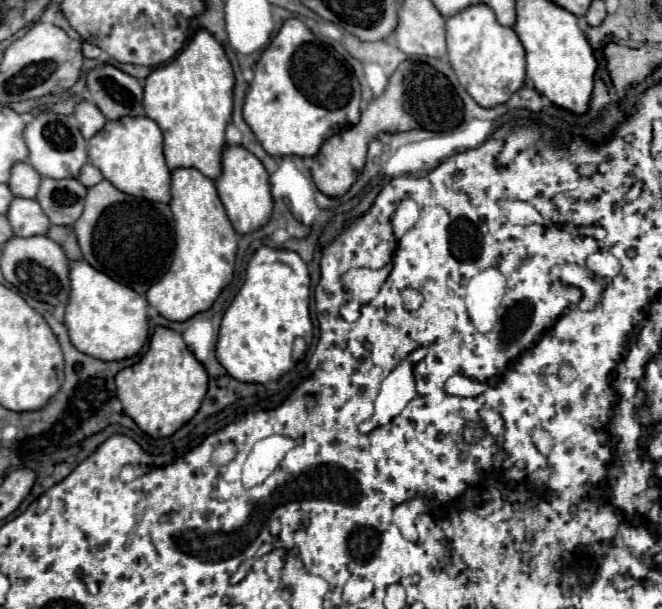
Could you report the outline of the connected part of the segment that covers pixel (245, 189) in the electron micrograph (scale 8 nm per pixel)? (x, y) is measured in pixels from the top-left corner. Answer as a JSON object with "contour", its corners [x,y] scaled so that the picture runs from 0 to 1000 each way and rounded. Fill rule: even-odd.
{"contour":[[[343,241],[337,248],[337,278],[334,287],[325,294],[325,307],[334,333],[340,337],[343,356],[361,386],[382,383],[406,366],[412,350],[406,284],[382,251],[367,241]]]}

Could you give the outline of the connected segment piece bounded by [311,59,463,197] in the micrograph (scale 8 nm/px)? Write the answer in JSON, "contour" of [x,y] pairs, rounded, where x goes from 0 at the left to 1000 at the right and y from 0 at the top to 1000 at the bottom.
{"contour":[[[618,97],[600,110],[600,120],[591,126],[585,140],[585,149],[554,172],[539,205],[530,205],[518,212],[512,222],[503,222],[497,232],[491,232],[482,255],[473,258],[473,274],[470,274],[473,297],[479,310],[494,323],[518,323],[548,284],[557,235],[569,228],[576,218],[606,218],[630,209],[666,218],[666,215],[681,215],[696,202],[699,202],[699,166],[687,153],[675,126],[642,100]]]}

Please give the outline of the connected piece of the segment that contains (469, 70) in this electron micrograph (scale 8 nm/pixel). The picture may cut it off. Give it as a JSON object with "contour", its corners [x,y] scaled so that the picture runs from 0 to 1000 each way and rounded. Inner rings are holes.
{"contour":[[[711,8],[675,31],[675,90],[693,136],[727,176],[760,172],[793,140],[793,80],[772,44],[751,41],[736,8]]]}

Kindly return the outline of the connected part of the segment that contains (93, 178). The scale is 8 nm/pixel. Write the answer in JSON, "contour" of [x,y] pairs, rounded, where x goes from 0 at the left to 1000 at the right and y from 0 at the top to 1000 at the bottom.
{"contour":[[[128,271],[128,274],[122,278],[119,297],[122,297],[128,307],[140,307],[140,304],[147,304],[147,300],[156,297],[156,287],[153,287],[153,281],[150,281],[144,271]]]}

